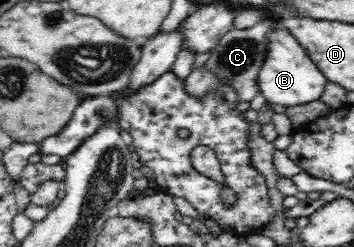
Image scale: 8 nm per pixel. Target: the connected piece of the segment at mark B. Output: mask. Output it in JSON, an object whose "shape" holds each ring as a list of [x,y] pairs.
{"shape":[[[273,27],[266,34],[266,55],[256,78],[258,92],[266,103],[285,107],[319,100],[327,80],[313,62],[287,28]]]}

